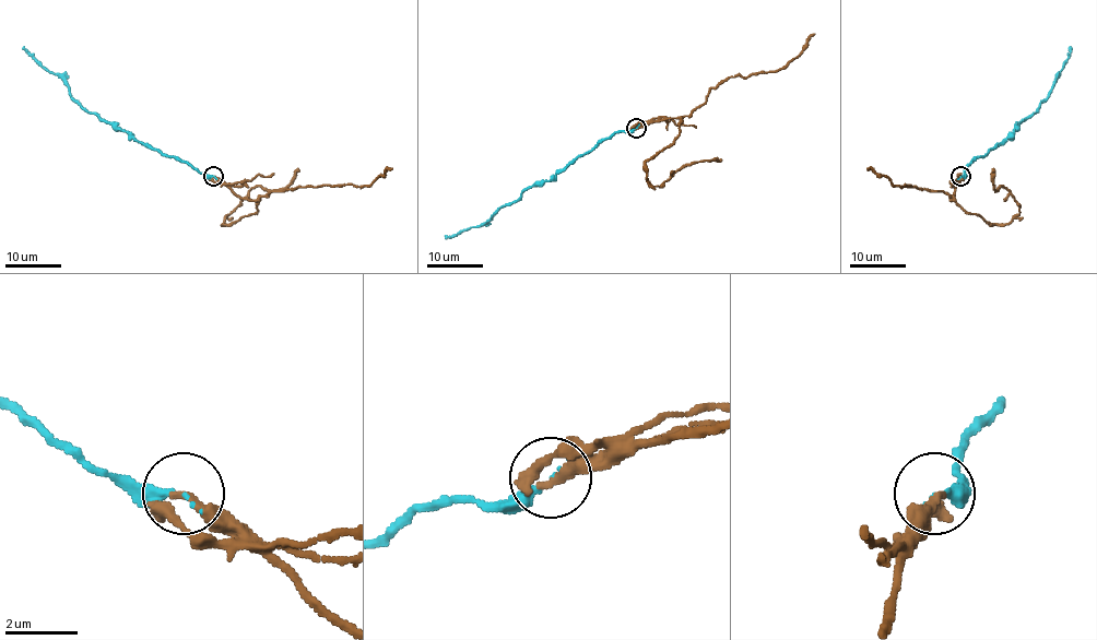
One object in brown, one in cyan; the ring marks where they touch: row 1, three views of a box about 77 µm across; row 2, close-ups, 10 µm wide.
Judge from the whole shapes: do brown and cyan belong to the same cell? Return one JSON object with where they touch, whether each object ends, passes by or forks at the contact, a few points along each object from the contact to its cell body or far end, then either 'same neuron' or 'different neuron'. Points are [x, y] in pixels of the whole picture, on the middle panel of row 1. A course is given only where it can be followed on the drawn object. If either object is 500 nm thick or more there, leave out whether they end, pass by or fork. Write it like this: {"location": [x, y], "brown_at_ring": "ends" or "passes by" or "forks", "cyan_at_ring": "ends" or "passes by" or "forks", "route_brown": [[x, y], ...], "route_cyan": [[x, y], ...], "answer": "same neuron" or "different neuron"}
{"location": [636, 128], "brown_at_ring": "forks", "cyan_at_ring": "ends", "route_brown": [[635, 128], [680, 119], [673, 142], [646, 162], [652, 186], [692, 163], [720, 161]], "route_cyan": [[635, 128], [601, 139], [551, 180], [537, 181], [517, 200], [503, 205], [483, 225], [445, 237]], "answer": "different neuron"}

